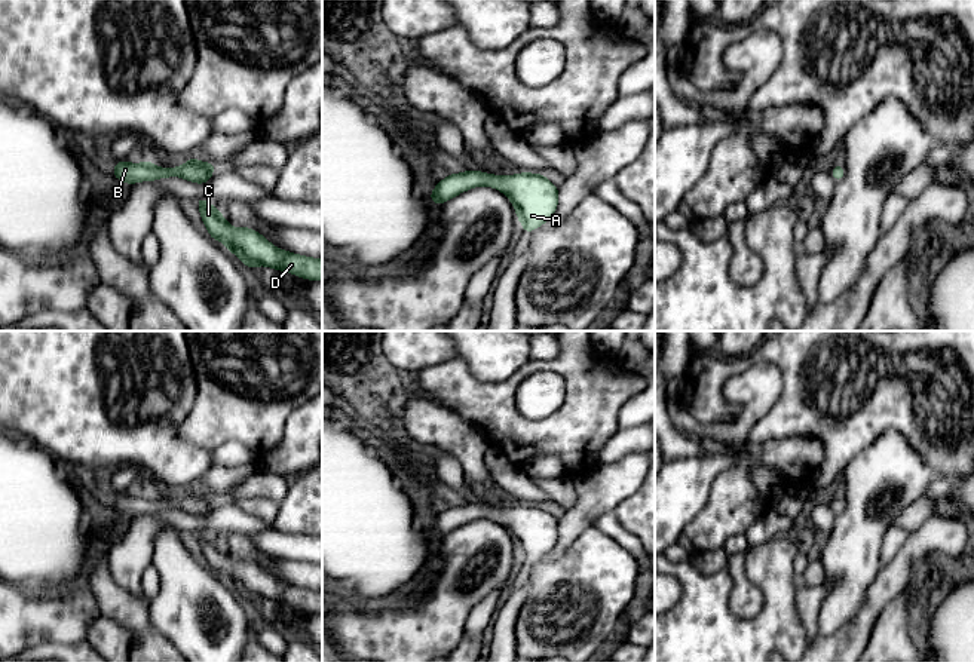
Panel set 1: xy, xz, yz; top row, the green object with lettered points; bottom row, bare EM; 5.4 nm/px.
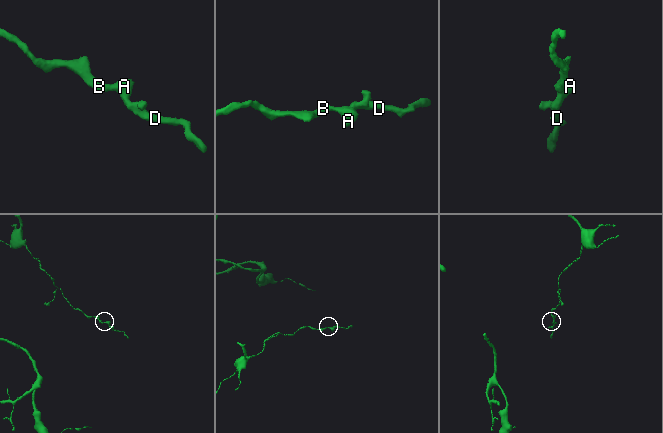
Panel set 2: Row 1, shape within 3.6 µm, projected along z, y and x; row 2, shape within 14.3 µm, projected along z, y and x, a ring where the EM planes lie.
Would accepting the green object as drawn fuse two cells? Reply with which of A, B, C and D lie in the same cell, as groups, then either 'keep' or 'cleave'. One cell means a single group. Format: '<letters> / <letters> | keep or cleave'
A B C D | keep

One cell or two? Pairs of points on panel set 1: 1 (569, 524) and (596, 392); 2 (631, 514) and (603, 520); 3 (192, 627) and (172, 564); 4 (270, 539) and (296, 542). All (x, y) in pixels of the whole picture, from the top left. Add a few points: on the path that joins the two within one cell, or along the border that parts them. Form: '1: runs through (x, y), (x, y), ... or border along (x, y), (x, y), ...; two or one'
1: border along (599, 463), (575, 478); two
2: border along (613, 509), (618, 521), (639, 539); two
3: runs through (192, 612), (190, 594), (183, 579); one
4: runs through (276, 542), (290, 542); one

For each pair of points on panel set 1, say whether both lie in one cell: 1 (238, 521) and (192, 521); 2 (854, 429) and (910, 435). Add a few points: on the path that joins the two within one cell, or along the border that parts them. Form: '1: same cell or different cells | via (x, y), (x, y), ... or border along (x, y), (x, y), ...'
1: same cell | via (226, 521), (204, 523)
2: same cell | via (867, 423), (897, 423)

